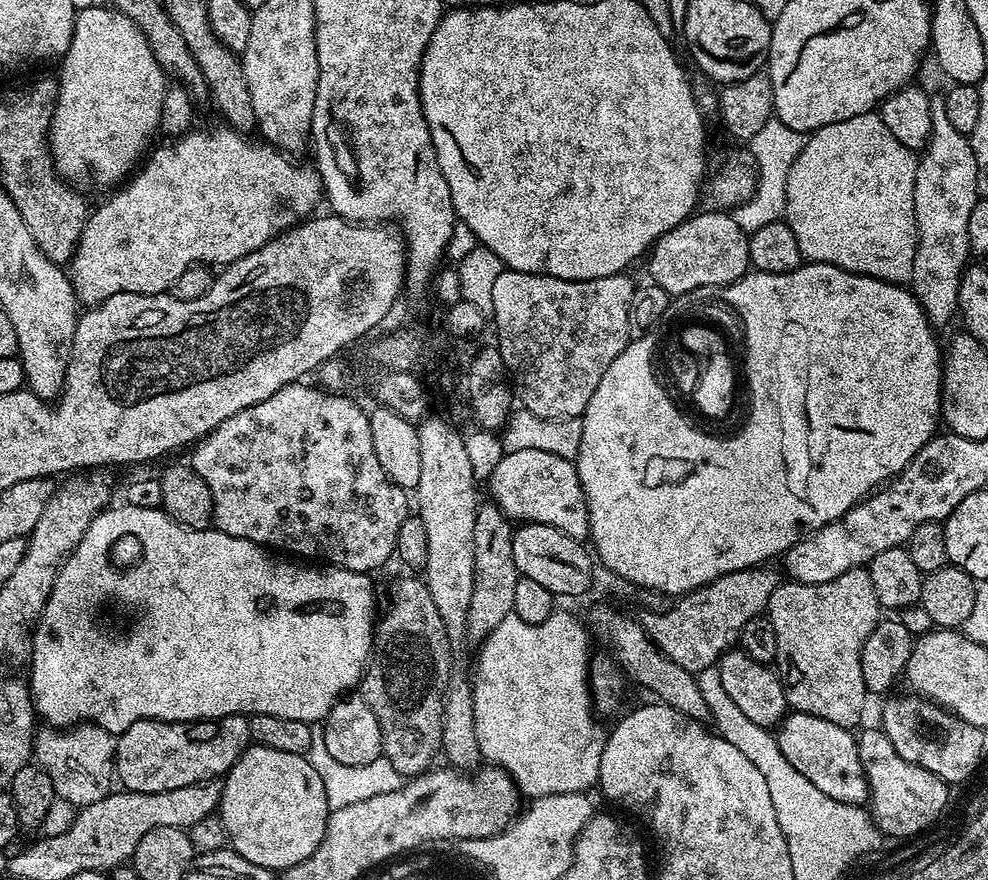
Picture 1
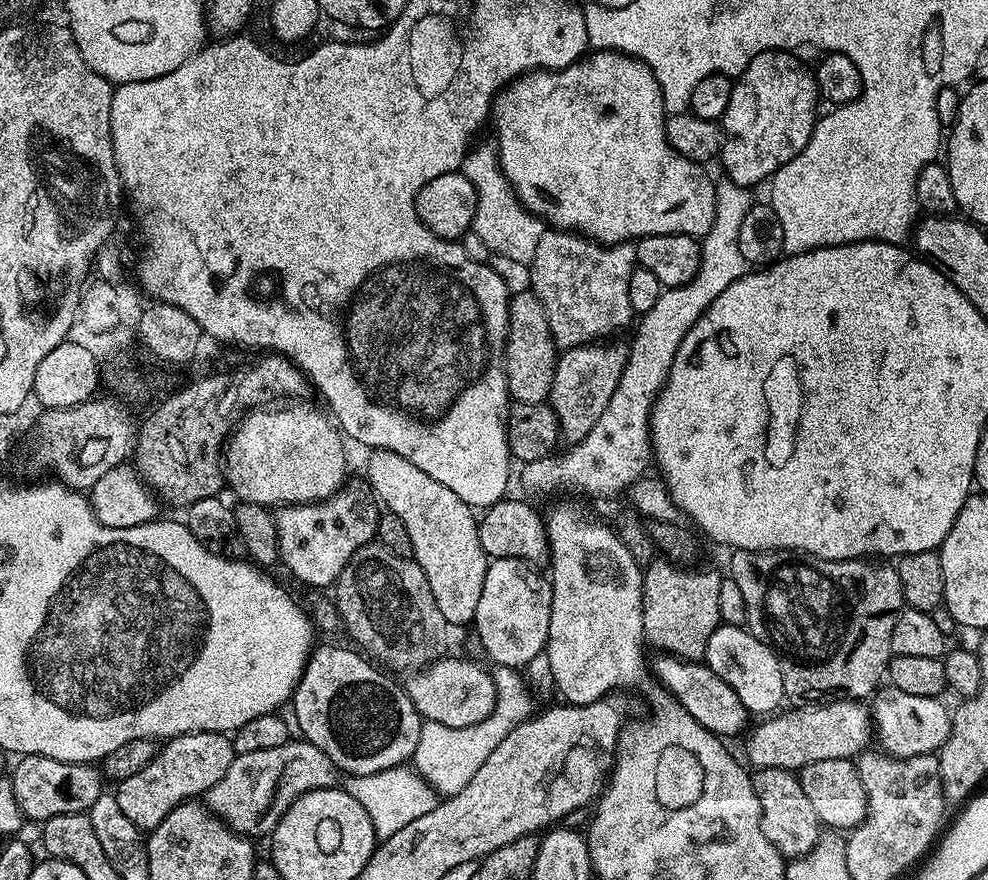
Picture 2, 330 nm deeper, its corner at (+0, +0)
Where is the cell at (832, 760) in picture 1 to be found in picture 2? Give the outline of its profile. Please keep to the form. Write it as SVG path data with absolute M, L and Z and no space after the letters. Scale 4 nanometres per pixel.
M660 654L657 657L657 660L653 664L651 661L650 664L651 675L652 672L656 675L655 683L668 695L673 696L684 707L686 714L694 718L694 722L698 722L703 728L721 738L736 736L749 727L750 713L746 706L738 702L738 696L730 690L726 682L722 682L722 678L718 678L718 674L714 674L714 670L708 668L707 663L680 660L667 654Z

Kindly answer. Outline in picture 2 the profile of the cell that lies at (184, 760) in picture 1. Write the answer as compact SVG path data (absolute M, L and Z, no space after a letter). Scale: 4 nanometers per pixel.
M188 732L185 736L174 736L167 741L168 744L157 751L156 757L150 762L150 766L145 766L143 770L138 770L138 774L133 774L126 778L126 782L116 784L114 795L121 808L122 814L134 822L134 826L141 830L151 830L170 814L179 804L186 804L203 797L214 786L214 782L222 779L222 774L230 770L230 762L237 754L232 748L231 739L223 732Z

